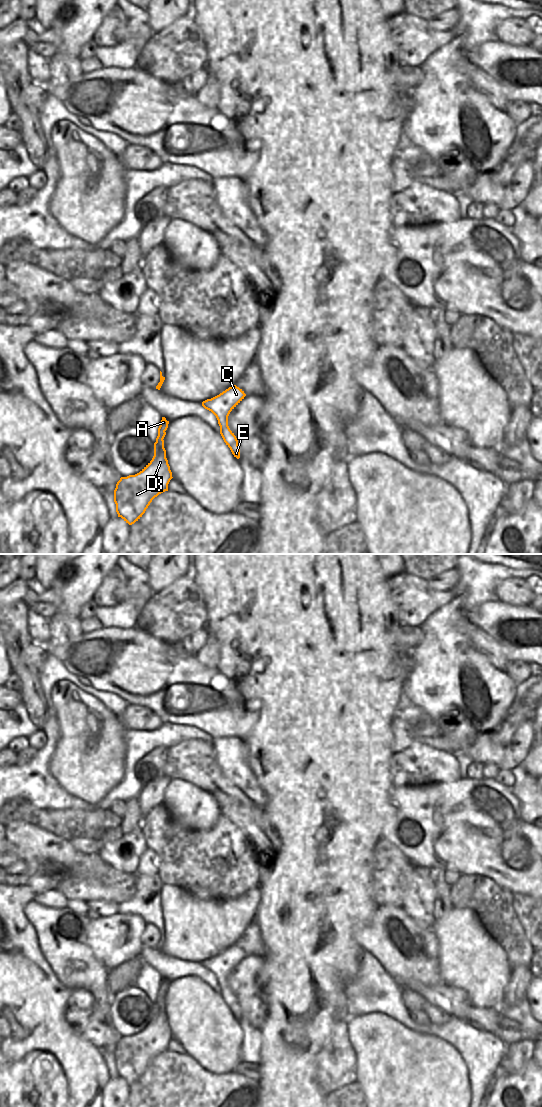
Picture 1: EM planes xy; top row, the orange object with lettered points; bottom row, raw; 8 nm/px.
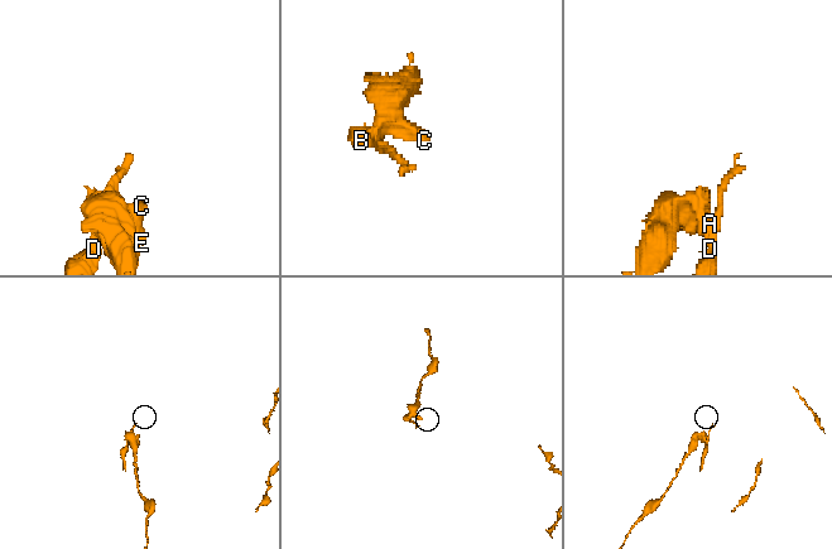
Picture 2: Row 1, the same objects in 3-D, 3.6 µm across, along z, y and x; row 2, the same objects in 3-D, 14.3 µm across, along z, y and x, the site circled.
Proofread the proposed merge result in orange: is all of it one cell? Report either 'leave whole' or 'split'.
split

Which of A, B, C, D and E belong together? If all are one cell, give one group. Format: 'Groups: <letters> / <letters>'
Groups: A C E / B D.

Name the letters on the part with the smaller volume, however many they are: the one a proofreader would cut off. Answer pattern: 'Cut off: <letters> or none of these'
Cut off: B, D

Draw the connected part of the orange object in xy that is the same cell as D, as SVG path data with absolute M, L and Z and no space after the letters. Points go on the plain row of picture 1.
M164 1000L154 1007L152 1020L137 1034L121 1037L114 1050L116 1072L129 1085L138 1081L152 1060L168 1051L172 1032L166 1018Z

